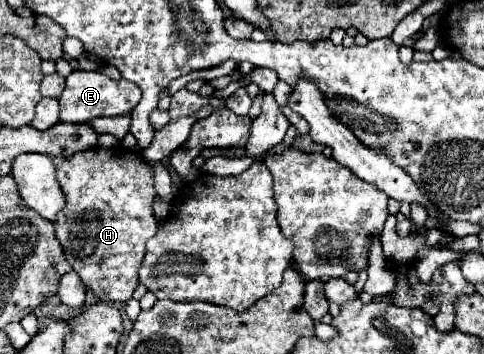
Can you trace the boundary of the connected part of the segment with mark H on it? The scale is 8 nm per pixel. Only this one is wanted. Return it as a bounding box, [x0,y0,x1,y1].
[54,147,158,301]

